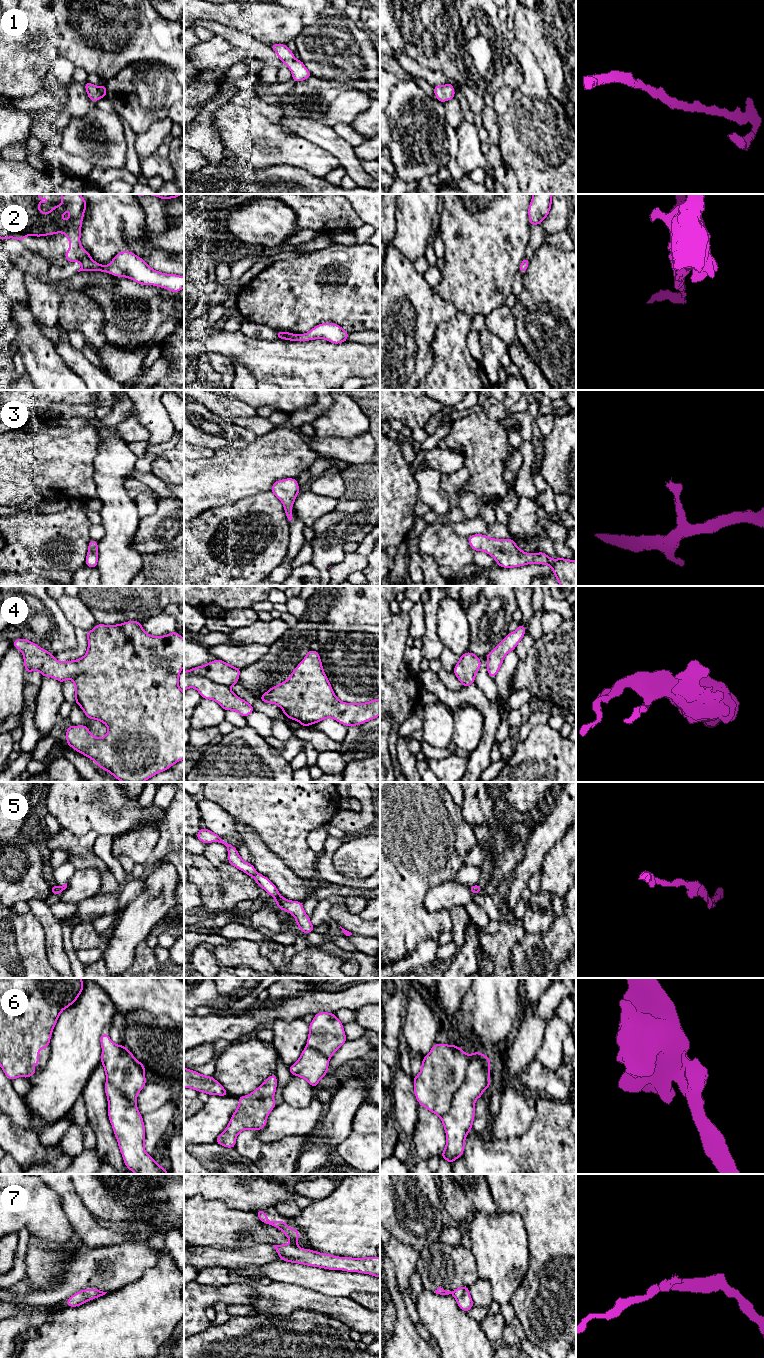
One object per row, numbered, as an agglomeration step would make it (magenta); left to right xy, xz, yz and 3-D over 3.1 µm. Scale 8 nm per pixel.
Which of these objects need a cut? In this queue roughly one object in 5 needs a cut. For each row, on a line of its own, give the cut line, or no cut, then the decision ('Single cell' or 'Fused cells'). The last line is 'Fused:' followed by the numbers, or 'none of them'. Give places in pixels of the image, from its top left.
1: No split. Single cell
2: No split. Single cell
3: No split. Single cell
4: No split. Single cell
5: No split. Single cell
6: Split along yz (469, 1056), (465, 1081), (455, 1092), (450, 1108), (441, 1117). Fused cells
7: Split along xz (290, 1243), (296, 1246). Fused cells
Fused: 6, 7

